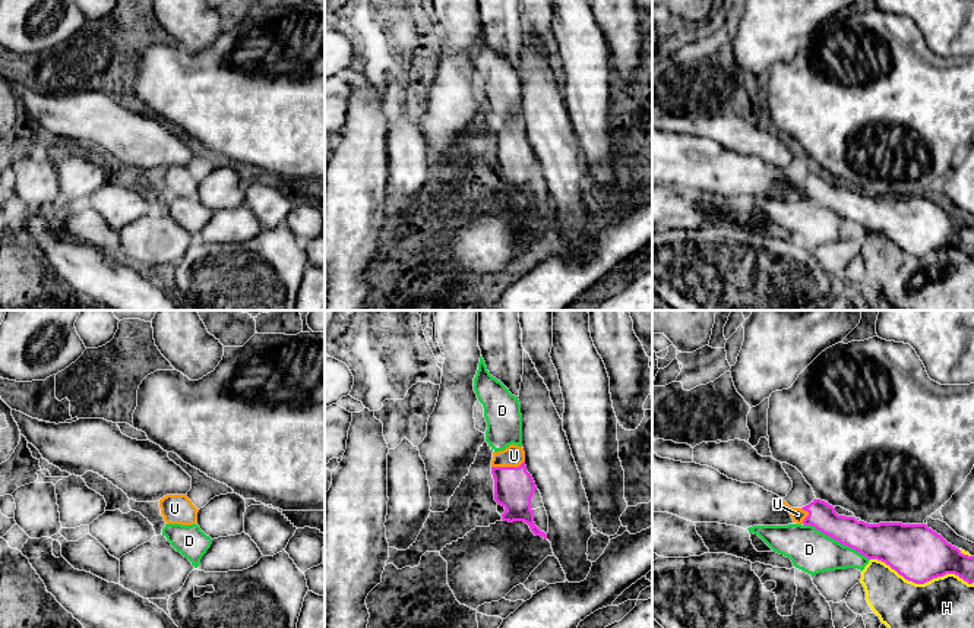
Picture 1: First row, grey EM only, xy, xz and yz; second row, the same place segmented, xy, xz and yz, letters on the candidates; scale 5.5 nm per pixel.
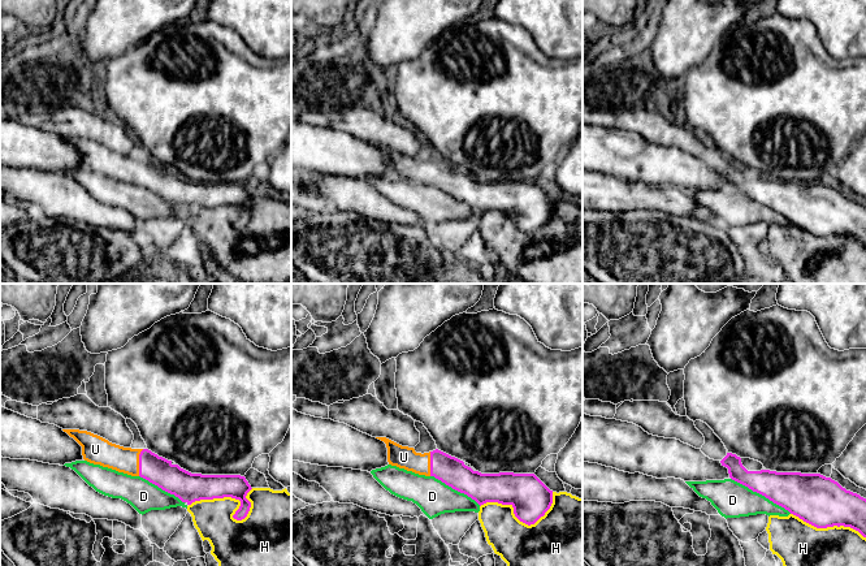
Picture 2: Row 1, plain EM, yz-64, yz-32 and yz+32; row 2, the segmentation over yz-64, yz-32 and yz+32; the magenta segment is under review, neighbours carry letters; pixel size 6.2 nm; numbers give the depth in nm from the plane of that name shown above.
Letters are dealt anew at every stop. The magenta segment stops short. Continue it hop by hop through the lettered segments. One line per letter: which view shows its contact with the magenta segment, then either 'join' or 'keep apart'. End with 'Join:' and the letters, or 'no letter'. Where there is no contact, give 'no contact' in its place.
D: yz | keep apart
H: yz | keep apart
U: xz | join
Join: U

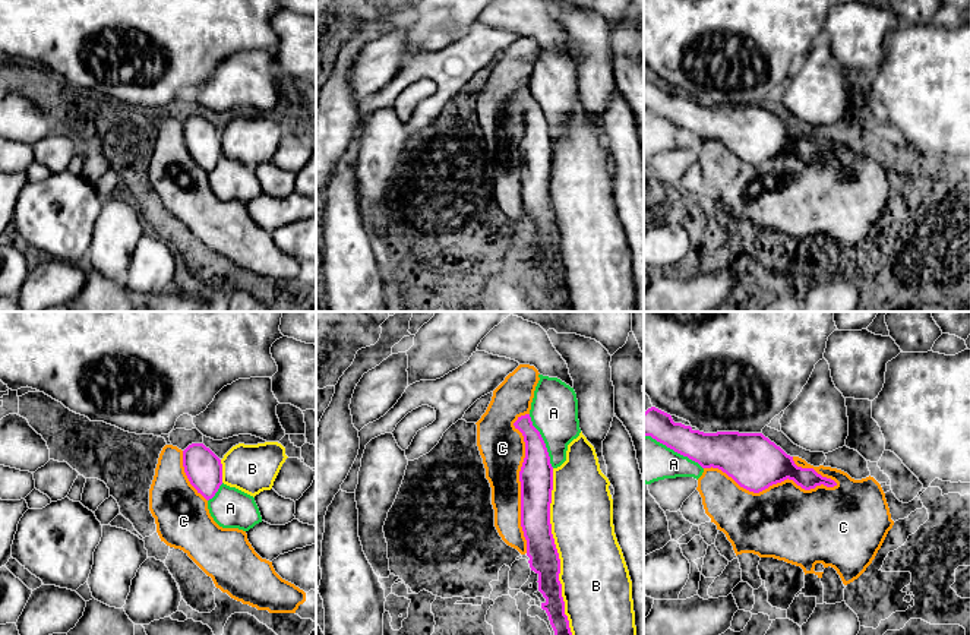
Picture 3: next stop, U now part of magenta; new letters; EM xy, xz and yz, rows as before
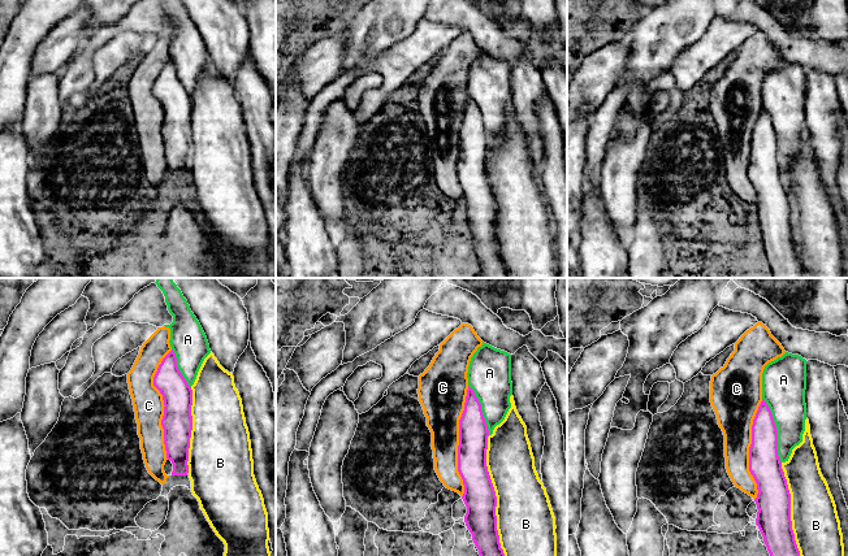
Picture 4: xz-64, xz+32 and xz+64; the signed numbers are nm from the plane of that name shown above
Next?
A: yz | keep apart
B: xz | keep apart
C: yz | keep apart
Join: no letter

